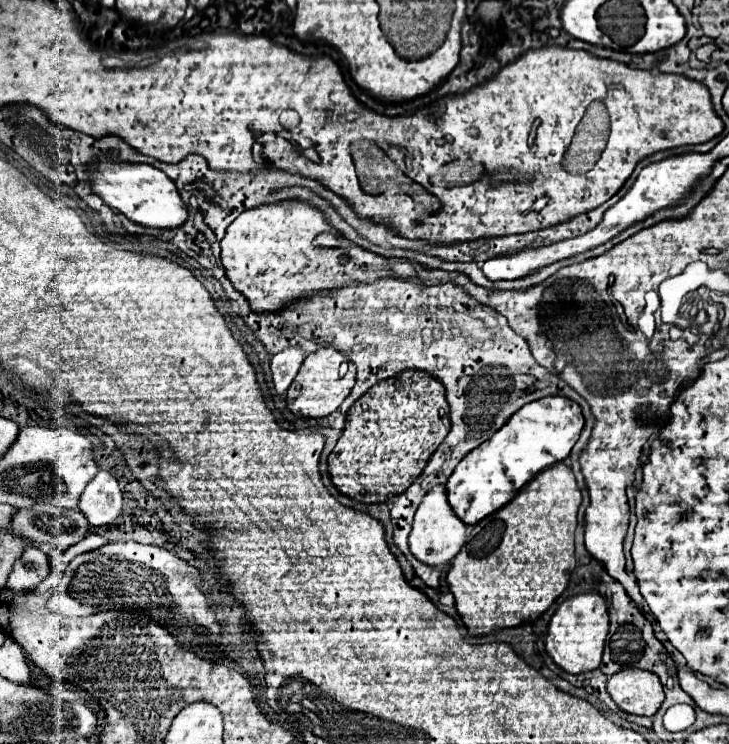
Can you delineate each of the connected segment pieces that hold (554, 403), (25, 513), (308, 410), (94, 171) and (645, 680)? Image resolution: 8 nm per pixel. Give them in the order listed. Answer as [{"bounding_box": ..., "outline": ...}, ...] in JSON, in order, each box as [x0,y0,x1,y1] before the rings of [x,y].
[{"bounding_box":[445,397,583,525],"outline":[[[543,397],[543,401],[531,401],[531,405],[525,405],[523,409],[519,409],[519,413],[513,413],[509,417],[507,425],[503,425],[491,439],[487,439],[483,445],[479,445],[479,449],[473,449],[455,467],[455,473],[449,477],[445,489],[447,489],[447,497],[449,497],[449,503],[455,511],[455,515],[463,523],[475,525],[485,515],[503,507],[539,471],[565,459],[571,453],[573,445],[577,443],[581,429],[583,429],[583,413],[581,413],[579,405],[575,405],[575,401],[569,401],[569,397]]]},{"bounding_box":[11,503,91,553],"outline":[[[41,503],[31,509],[19,509],[13,515],[11,531],[21,539],[29,539],[37,549],[51,553],[51,551],[67,549],[67,547],[83,541],[91,533],[91,525],[87,525],[87,517],[83,517],[83,513],[79,513],[79,509],[63,509],[63,507],[53,507],[53,505]]]},{"bounding_box":[285,347,355,417],"outline":[[[323,347],[323,349],[317,349],[315,353],[309,353],[295,381],[291,383],[291,389],[287,389],[287,395],[285,395],[287,407],[295,415],[301,415],[301,417],[327,417],[329,413],[339,409],[339,405],[351,393],[355,385],[355,365],[353,363],[349,365],[345,375],[339,375],[339,367],[343,361],[347,361],[347,355],[331,347]]]},{"bounding_box":[85,151,187,229],"outline":[[[107,151],[85,165],[85,175],[95,195],[99,195],[109,207],[117,209],[139,225],[171,229],[183,225],[187,219],[187,209],[177,193],[175,183],[163,171],[151,167],[149,163],[119,161],[117,155]]]},{"bounding_box":[607,669,665,717],"outline":[[[623,669],[611,675],[607,693],[623,711],[647,717],[653,717],[665,699],[659,677],[643,669]]]}]

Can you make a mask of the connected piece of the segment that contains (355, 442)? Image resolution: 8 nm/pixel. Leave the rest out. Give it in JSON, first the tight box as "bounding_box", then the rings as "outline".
{"bounding_box":[329,369,449,503],"outline":[[[419,369],[403,371],[399,375],[403,381],[401,389],[395,389],[389,381],[375,383],[355,405],[347,411],[345,429],[329,455],[329,473],[333,483],[343,495],[349,495],[361,503],[383,503],[393,495],[403,493],[423,471],[429,457],[437,451],[441,441],[449,433],[449,405],[445,399],[445,389],[441,381],[433,381],[429,373],[419,373]]]}

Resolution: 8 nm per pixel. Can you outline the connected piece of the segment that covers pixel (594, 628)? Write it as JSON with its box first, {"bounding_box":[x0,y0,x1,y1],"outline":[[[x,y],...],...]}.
{"bounding_box":[545,593,609,673],"outline":[[[581,593],[565,599],[551,617],[549,631],[545,637],[545,649],[551,655],[551,659],[567,673],[593,671],[601,663],[607,633],[609,633],[609,615],[605,599],[599,593]]]}

